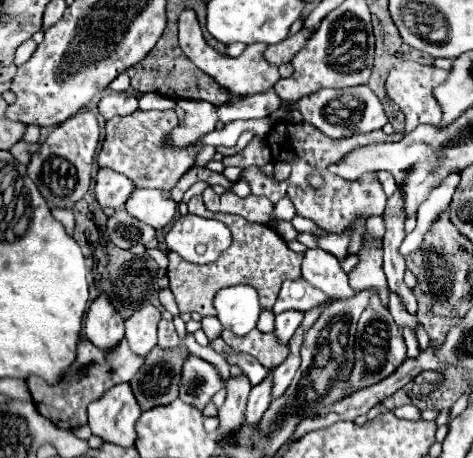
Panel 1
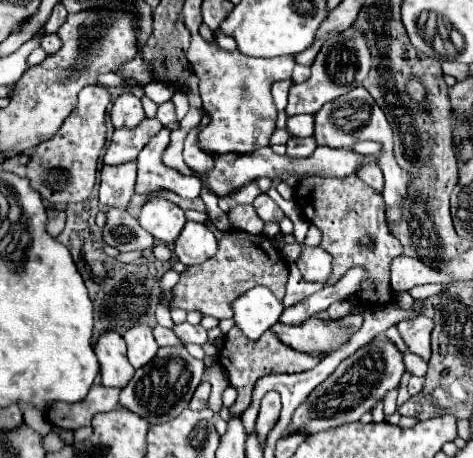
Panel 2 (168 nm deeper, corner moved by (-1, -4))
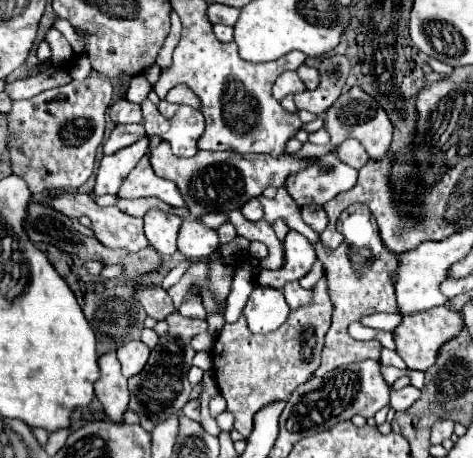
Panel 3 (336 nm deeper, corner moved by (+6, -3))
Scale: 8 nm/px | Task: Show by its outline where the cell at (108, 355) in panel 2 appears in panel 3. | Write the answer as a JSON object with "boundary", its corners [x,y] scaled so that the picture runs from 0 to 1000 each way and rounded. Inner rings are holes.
{"boundary":[[[243,766],[222,771],[209,779],[214,823],[201,836],[201,862],[218,884],[218,897],[230,906],[235,919],[256,924],[256,906],[273,880],[268,828],[256,819],[256,797],[243,779]]]}

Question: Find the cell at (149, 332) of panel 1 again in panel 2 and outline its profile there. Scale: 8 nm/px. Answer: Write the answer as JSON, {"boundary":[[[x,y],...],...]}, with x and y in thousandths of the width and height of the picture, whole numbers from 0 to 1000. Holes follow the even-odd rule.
{"boundary":[[[313,712],[275,716],[262,729],[262,742],[266,742],[266,755],[271,755],[271,786],[283,803],[300,803],[334,769],[334,751],[321,734],[321,716],[313,716]]]}

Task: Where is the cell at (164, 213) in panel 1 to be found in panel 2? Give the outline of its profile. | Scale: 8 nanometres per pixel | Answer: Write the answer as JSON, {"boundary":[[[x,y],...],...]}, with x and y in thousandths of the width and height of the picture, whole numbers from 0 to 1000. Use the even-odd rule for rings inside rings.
{"boundary":[[[326,432],[300,450],[292,485],[342,533],[368,533],[393,489],[393,476],[381,450],[347,432]]]}

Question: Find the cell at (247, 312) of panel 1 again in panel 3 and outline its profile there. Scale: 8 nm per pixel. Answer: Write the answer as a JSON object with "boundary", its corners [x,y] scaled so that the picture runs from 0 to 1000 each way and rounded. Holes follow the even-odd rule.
{"boundary":[[[543,627],[514,670],[514,692],[531,727],[569,727],[594,714],[611,688],[611,666],[603,662],[598,635]]]}

